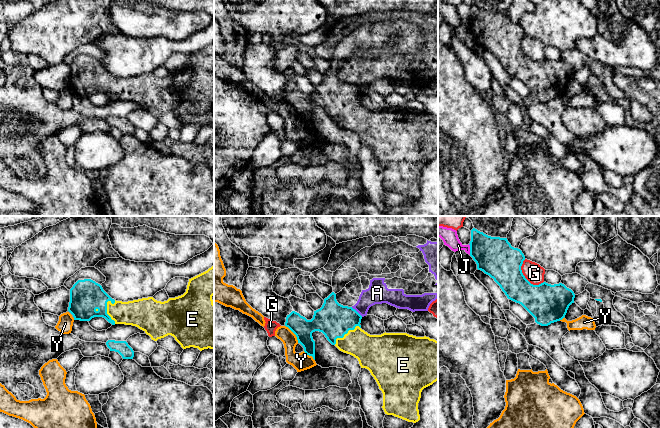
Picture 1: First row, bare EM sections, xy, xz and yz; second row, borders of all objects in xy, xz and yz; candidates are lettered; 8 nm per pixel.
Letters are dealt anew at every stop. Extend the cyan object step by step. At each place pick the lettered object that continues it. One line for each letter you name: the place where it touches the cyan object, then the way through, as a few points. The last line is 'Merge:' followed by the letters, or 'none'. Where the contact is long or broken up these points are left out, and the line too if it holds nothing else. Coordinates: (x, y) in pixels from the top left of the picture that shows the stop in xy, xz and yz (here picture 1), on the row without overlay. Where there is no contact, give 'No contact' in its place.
E: Touches cyan at xy (106, 88)
Merge: E

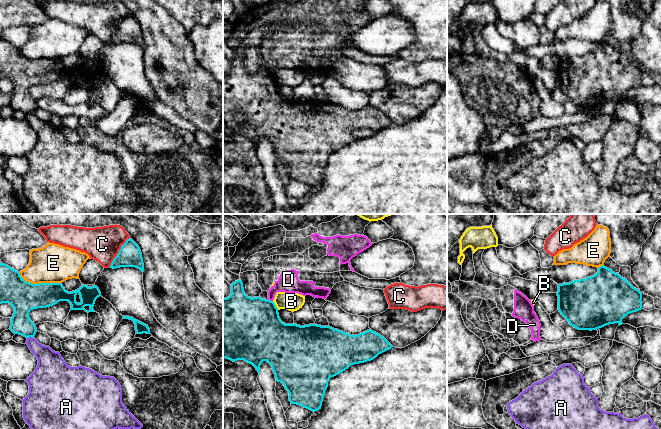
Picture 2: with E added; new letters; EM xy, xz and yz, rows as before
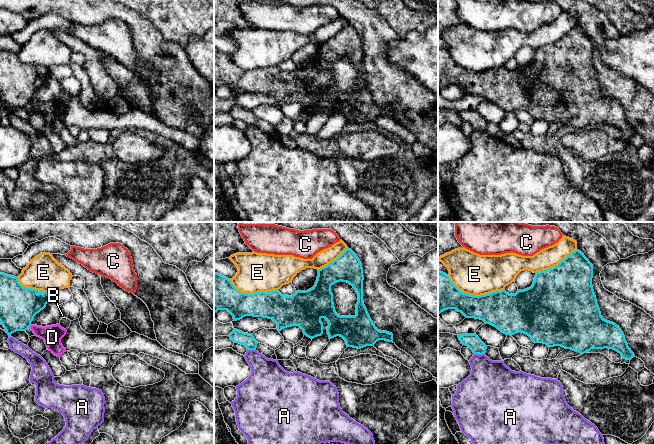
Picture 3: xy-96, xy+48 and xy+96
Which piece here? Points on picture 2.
Merge: none

